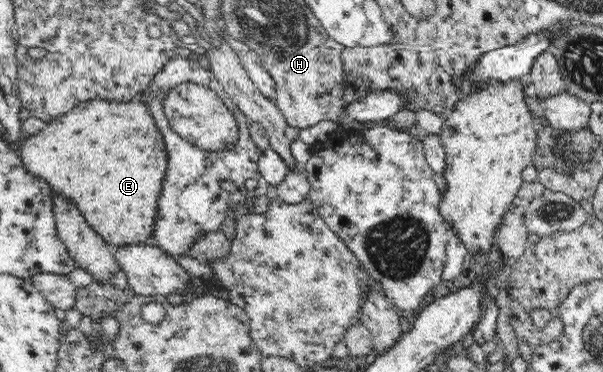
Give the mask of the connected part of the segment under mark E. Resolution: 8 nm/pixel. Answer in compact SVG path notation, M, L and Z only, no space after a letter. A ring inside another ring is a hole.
M92 99L80 103L53 120L46 122L37 134L22 141L18 152L24 169L41 177L56 194L74 201L88 226L111 247L149 243L154 235L158 197L168 167L163 137L149 112L149 106L138 100L107 101Z

